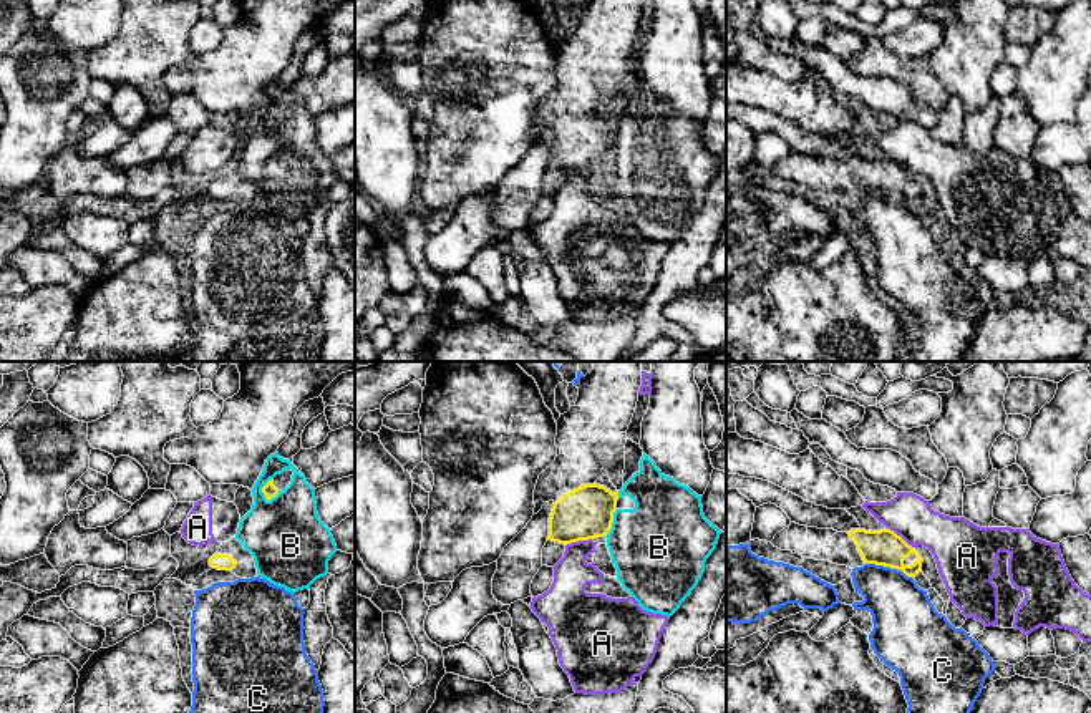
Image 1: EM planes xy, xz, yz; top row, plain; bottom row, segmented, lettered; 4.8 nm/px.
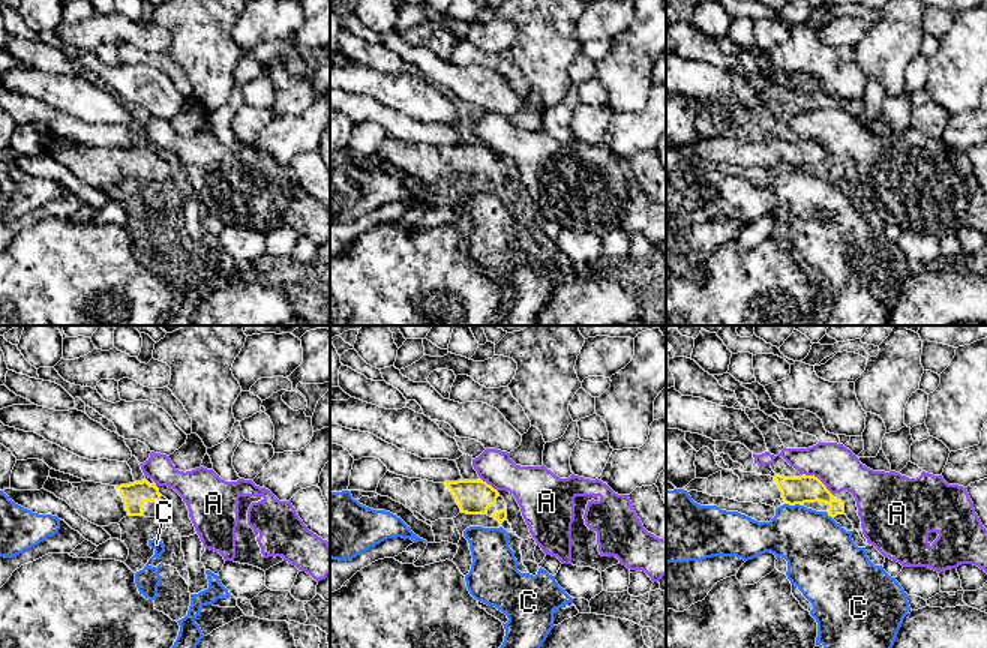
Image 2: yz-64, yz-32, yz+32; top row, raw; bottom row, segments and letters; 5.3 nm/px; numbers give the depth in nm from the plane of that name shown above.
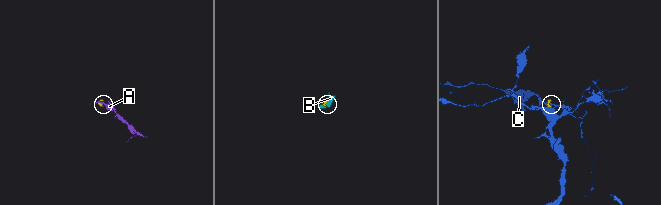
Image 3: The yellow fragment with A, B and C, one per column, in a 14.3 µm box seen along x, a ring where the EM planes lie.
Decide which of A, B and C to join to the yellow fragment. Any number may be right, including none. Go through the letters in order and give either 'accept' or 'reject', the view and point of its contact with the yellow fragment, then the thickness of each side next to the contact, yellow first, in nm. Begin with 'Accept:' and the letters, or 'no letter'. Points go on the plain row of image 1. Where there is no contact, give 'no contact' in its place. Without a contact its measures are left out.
Accept: no letter
A: reject; contact xz (577, 169); calibres 260 and 180 nm
B: reject; contact xy (262, 118); calibres 70 and 360 nm
C: reject; contact yz (889, 194); calibres 180 and 300 nm

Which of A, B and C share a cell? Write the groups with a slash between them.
A / B / C

